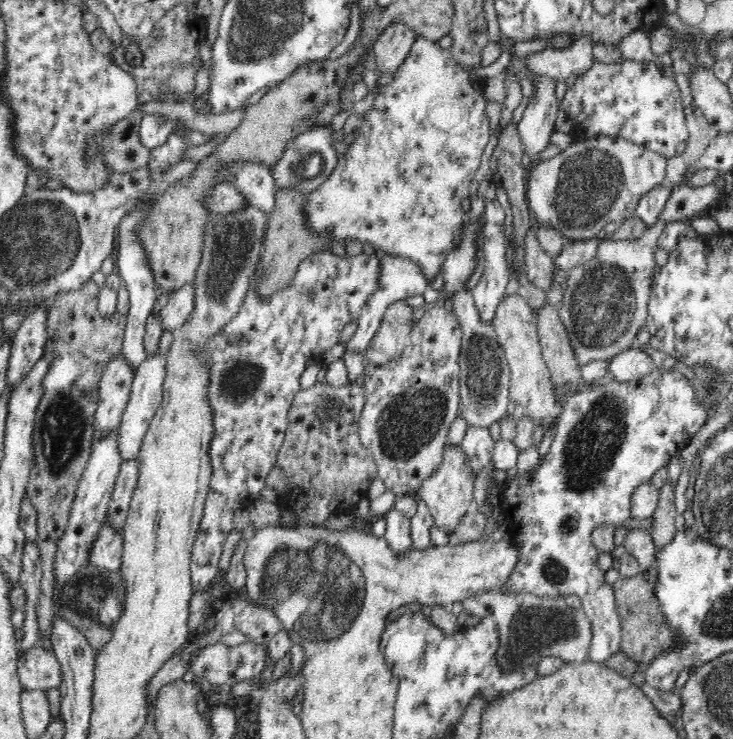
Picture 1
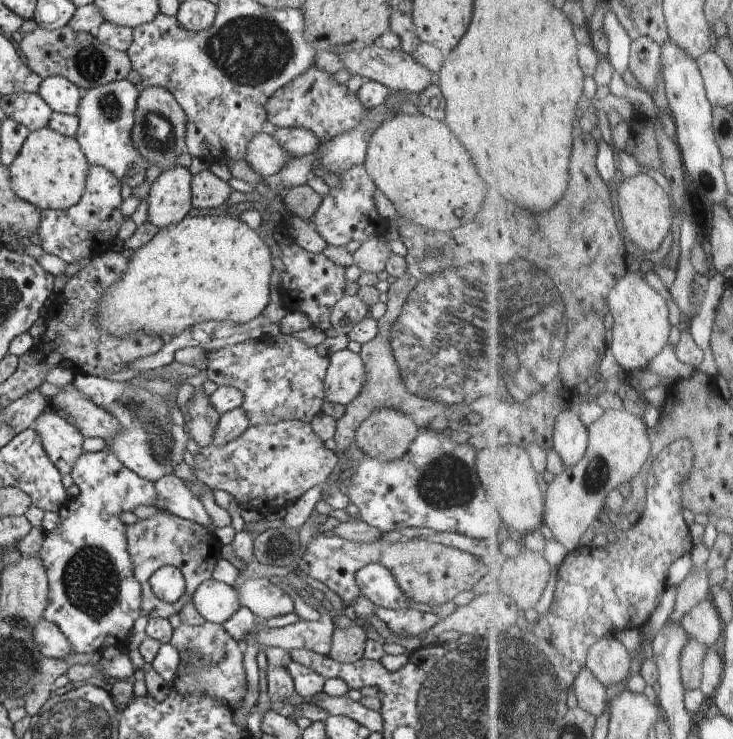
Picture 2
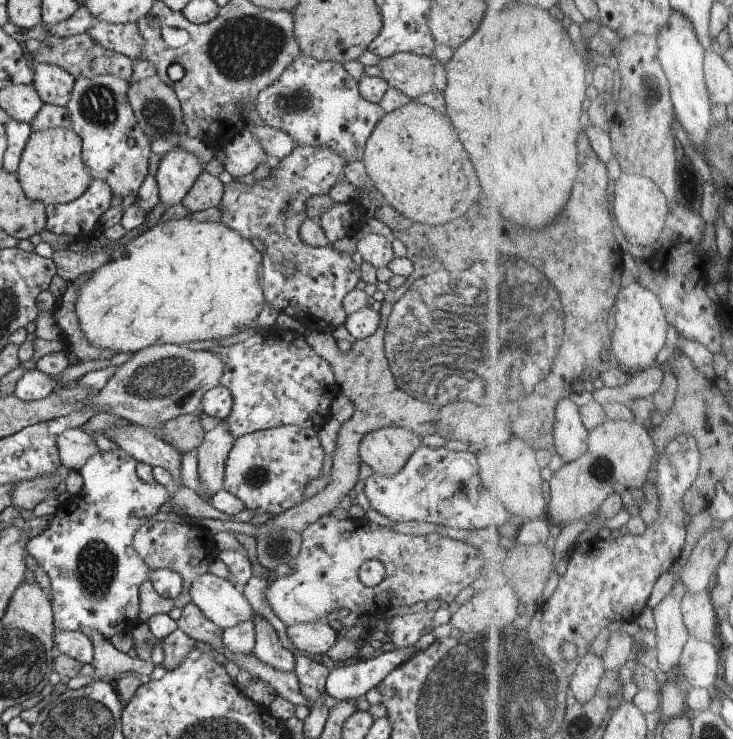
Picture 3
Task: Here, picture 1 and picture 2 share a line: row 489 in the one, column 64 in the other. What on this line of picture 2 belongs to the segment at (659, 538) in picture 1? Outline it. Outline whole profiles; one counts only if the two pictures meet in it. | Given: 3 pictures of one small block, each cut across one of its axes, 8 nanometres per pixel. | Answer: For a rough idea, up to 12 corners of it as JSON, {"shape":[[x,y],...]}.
{"shape":[[54,657],[40,659],[40,682],[25,698],[34,716],[51,697],[54,680],[70,665]]}

